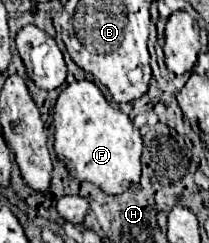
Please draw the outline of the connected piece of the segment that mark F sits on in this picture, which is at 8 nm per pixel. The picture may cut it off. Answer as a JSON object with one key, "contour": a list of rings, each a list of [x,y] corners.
{"contour":[[[75,81],[59,93],[53,125],[55,153],[75,179],[89,181],[107,195],[119,195],[139,183],[143,151],[141,135],[121,109],[113,109],[107,103],[93,81]]]}

